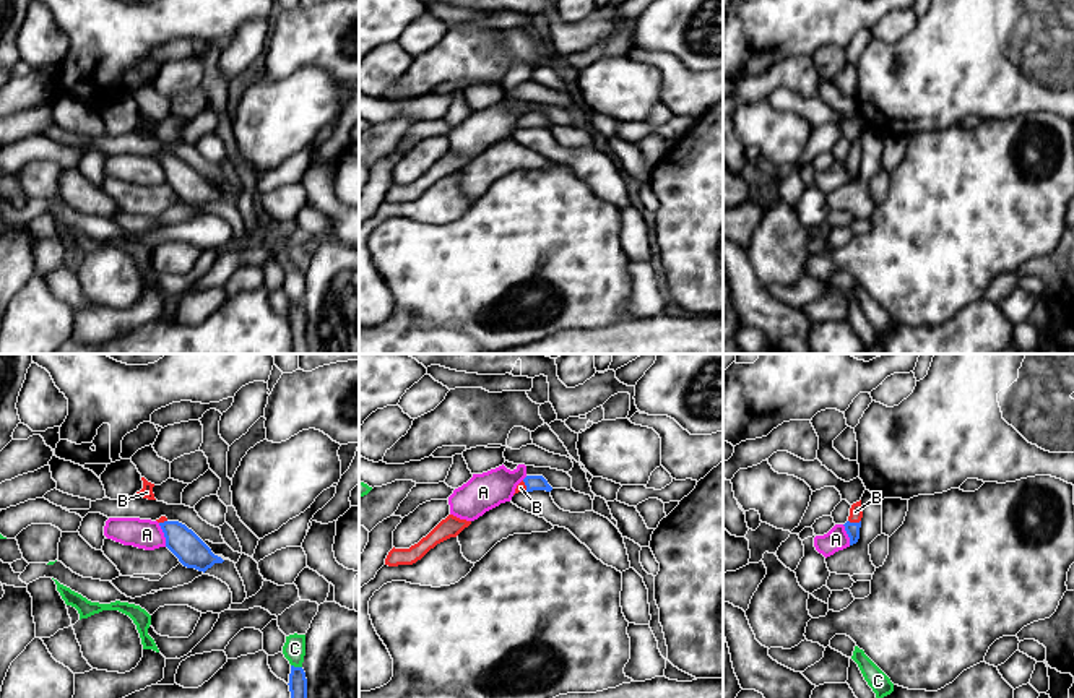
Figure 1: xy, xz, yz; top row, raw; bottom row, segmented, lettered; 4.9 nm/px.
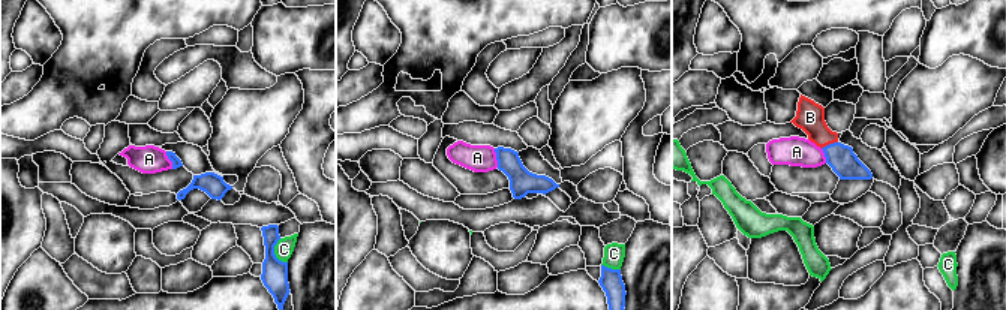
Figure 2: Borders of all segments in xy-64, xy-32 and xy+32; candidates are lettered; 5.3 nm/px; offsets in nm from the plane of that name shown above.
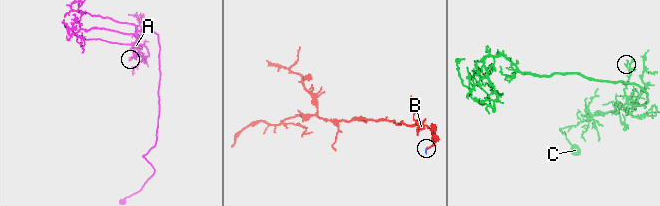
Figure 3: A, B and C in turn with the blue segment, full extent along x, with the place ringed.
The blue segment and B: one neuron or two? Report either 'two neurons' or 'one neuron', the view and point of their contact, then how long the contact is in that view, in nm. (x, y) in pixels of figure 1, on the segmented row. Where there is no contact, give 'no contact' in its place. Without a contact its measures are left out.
one neuron | yz (855, 523) | 60 nm

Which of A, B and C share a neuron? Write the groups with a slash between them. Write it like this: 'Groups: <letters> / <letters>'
Groups: A / B / C

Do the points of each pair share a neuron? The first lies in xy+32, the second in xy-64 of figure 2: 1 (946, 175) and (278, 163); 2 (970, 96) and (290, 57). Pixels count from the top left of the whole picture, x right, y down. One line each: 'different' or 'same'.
1: different
2: different

